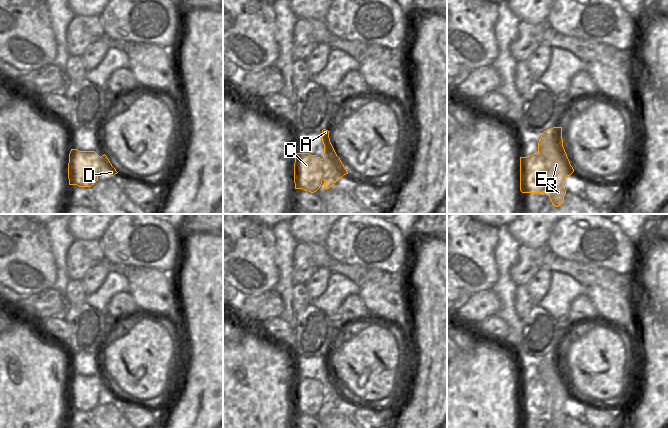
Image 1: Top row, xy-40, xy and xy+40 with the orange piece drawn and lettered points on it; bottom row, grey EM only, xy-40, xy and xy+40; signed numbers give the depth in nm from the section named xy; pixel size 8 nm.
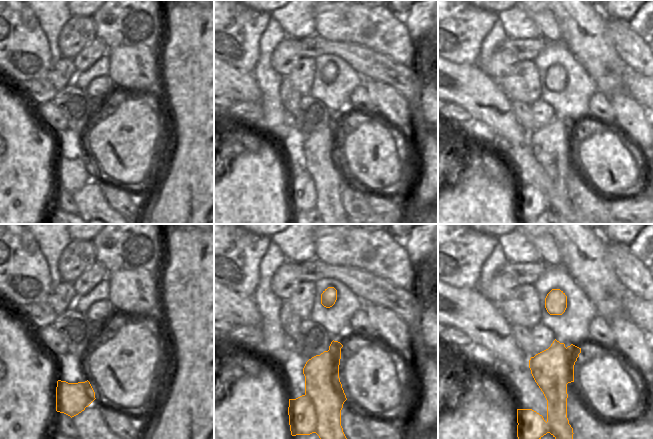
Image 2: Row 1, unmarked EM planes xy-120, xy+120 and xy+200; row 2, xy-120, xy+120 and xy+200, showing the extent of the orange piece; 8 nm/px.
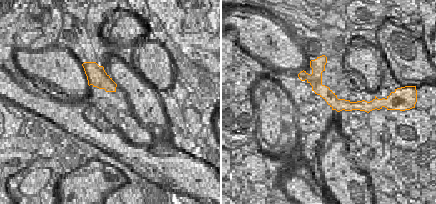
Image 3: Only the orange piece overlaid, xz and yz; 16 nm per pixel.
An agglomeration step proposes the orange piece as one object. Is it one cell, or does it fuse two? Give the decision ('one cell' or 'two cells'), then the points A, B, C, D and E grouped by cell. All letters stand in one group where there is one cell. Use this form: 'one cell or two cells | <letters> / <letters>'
two cells | A B D E / C

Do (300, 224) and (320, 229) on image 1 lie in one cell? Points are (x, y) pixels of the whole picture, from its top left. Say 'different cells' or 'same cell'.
same cell

